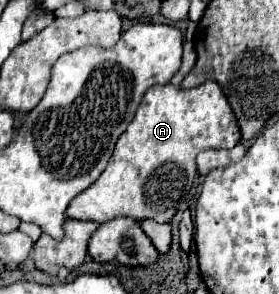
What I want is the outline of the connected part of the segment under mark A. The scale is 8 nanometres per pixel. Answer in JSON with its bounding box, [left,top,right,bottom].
[67,81,241,223]

